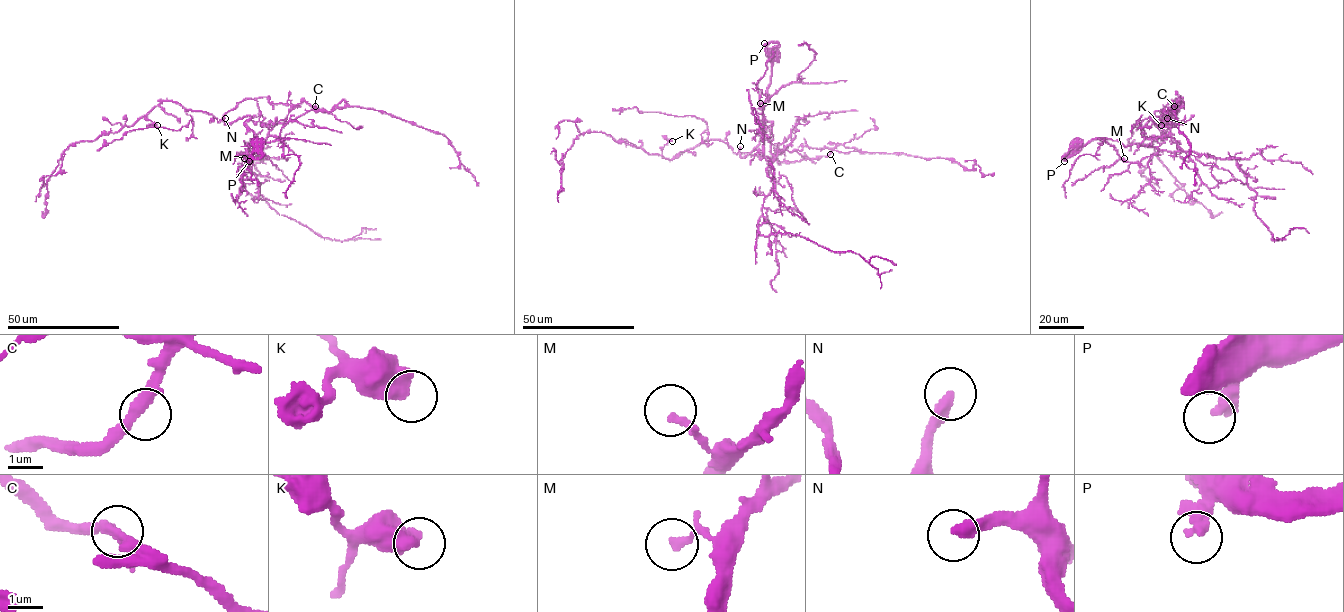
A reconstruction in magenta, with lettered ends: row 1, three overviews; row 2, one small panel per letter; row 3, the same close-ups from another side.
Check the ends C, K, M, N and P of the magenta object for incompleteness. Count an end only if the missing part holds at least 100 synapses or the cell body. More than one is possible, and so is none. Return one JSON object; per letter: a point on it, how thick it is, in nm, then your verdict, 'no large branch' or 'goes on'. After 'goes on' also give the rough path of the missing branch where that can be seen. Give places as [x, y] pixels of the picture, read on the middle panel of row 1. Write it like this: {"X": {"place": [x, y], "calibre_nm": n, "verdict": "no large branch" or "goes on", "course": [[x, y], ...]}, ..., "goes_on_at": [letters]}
{"C": {"place": [830, 154], "calibre_nm": 260, "verdict": "no large branch"}, "K": {"place": [672, 141], "calibre_nm": 600, "verdict": "no large branch"}, "M": {"place": [760, 103], "calibre_nm": 130, "verdict": "no large branch"}, "N": {"place": [740, 146], "calibre_nm": 360, "verdict": "goes on", "course": [[740, 146], [746, 126], [771, 114], [838, 117], [889, 127], [889, 136], [890, 126], [920, 169], [900, 222]]}, "P": {"place": [764, 43], "calibre_nm": 240, "verdict": "no large branch"}, "goes_on_at": ["N"]}

